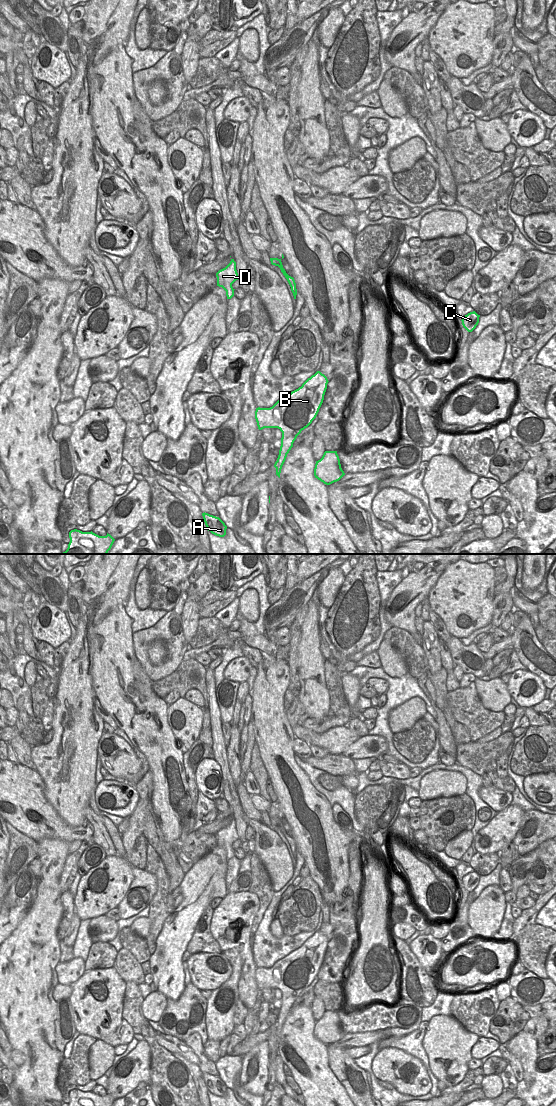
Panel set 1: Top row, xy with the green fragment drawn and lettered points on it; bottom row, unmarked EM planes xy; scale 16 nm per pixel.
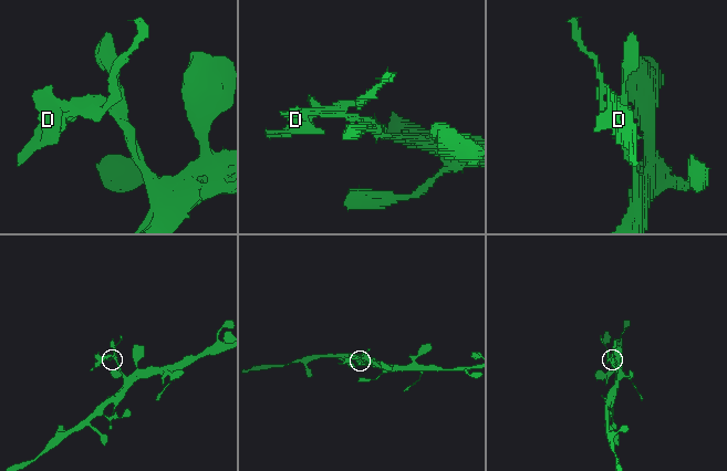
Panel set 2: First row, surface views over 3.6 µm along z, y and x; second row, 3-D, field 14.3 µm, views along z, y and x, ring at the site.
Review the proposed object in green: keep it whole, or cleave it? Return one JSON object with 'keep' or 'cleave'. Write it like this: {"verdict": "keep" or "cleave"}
{"verdict": "cleave"}

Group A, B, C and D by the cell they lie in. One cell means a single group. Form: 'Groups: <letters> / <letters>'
Groups: A B C / D

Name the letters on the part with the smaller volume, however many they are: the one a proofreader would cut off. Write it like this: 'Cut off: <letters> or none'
Cut off: D

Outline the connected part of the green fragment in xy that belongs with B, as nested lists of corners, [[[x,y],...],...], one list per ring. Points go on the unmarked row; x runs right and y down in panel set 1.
[[[317,931],[301,947],[278,960],[272,967],[256,968],[255,979],[259,990],[278,988],[282,992],[279,1015],[274,1024],[279,1038],[287,1014],[297,996],[316,978],[328,942],[327,937]]]

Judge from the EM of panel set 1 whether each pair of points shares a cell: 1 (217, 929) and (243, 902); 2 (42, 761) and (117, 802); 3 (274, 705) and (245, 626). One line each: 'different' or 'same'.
1: same
2: different
3: different

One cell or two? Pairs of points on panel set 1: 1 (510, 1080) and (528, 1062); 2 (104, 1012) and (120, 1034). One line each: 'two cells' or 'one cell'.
1: two cells
2: two cells

